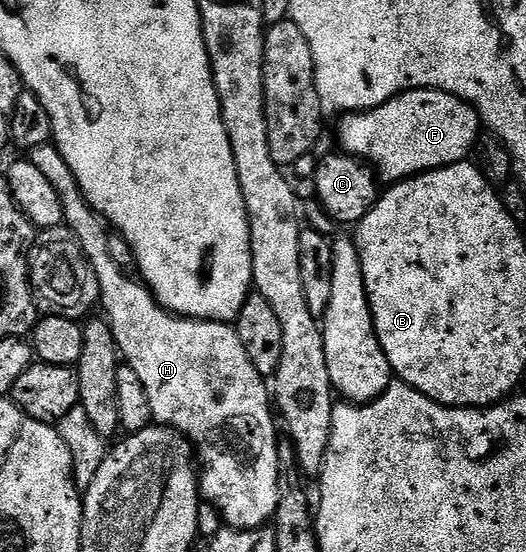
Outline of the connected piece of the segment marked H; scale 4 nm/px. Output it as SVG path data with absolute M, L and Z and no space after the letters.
M53 142L34 147L28 158L56 189L62 205L62 222L80 241L84 253L94 270L100 285L100 311L116 337L118 354L125 366L140 377L144 390L148 393L155 424L171 427L189 439L195 449L200 464L200 495L222 514L225 526L241 531L251 531L265 527L271 522L280 505L280 485L278 484L278 441L280 432L274 428L276 415L272 410L272 391L267 380L256 373L244 345L240 345L237 330L230 323L214 323L210 319L188 319L185 315L175 315L161 307L145 283L125 275L112 258L108 245L111 228L105 219L91 207L84 197L68 161Z

